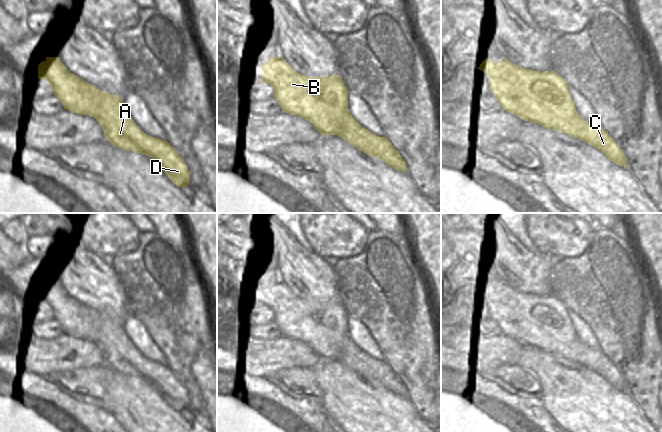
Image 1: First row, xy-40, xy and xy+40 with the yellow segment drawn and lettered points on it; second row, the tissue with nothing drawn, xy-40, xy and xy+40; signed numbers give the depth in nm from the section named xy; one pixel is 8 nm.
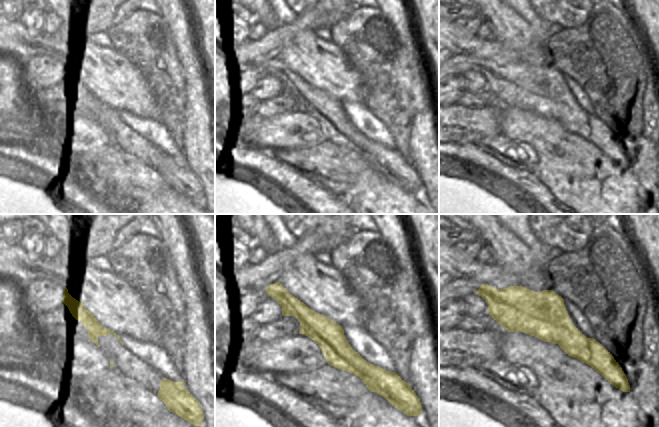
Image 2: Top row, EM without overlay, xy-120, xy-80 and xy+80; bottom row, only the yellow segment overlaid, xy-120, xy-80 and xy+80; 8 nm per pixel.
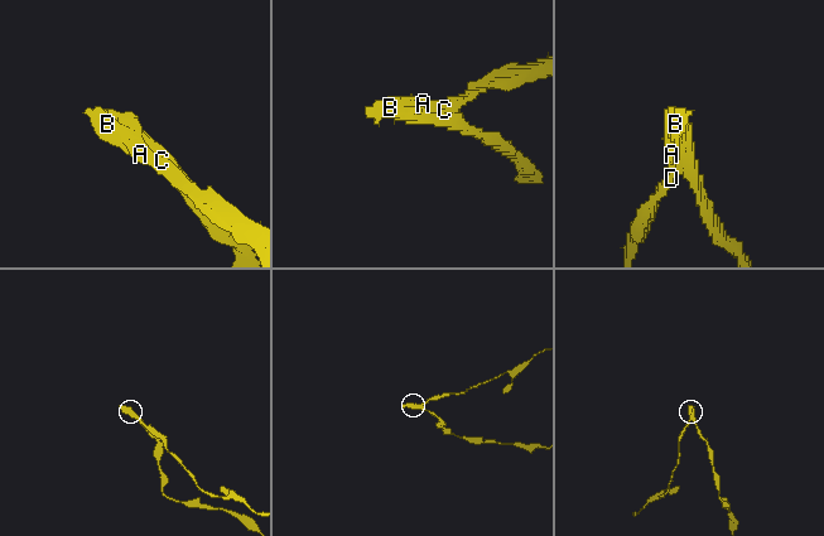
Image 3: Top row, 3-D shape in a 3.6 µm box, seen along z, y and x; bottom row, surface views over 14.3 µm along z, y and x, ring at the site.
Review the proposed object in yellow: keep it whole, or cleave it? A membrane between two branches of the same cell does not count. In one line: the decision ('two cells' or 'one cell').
two cells

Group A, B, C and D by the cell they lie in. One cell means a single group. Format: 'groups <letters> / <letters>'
groups A B D / C

